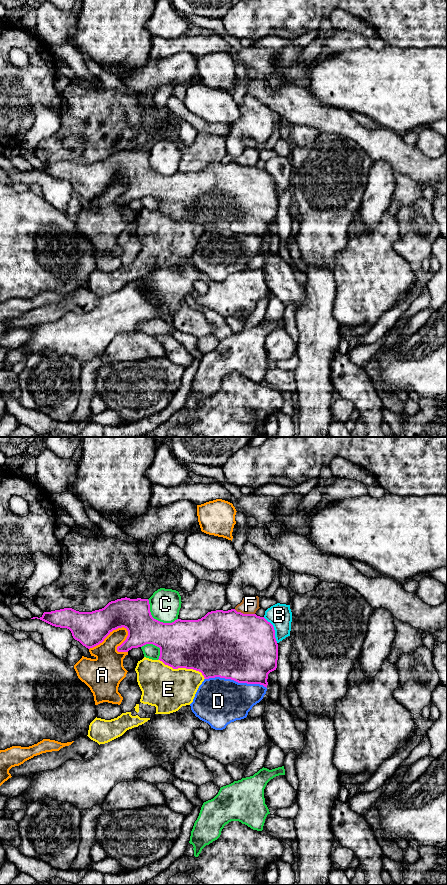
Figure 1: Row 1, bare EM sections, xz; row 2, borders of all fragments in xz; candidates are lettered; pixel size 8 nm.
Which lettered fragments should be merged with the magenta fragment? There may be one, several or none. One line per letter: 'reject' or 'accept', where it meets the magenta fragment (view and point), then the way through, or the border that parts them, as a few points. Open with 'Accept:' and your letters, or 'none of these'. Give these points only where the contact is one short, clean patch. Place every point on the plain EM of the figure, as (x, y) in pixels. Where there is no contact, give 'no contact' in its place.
Accept: none of these
A: reject; contact xz (108, 186)
B: reject; contact xz (273, 181)
C: reject; contact xz (155, 171)
D: reject; contact xz (236, 233)
E: reject; contact xz (182, 219)
F: reject; contact xz (244, 166)

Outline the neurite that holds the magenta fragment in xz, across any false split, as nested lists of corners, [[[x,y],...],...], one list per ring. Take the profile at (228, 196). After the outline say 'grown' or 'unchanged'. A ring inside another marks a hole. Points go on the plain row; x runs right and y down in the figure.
[[[125,149],[92,164],[64,160],[44,164],[40,170],[31,171],[35,170],[55,179],[69,181],[73,190],[88,201],[102,195],[113,182],[124,179],[128,188],[117,199],[118,204],[153,196],[160,200],[158,212],[165,217],[173,221],[199,223],[205,231],[220,229],[267,240],[268,226],[277,220],[278,196],[273,177],[264,169],[243,166],[235,161],[211,163],[198,172],[177,171],[172,175],[163,175],[152,169],[148,151]]] | unchanged

